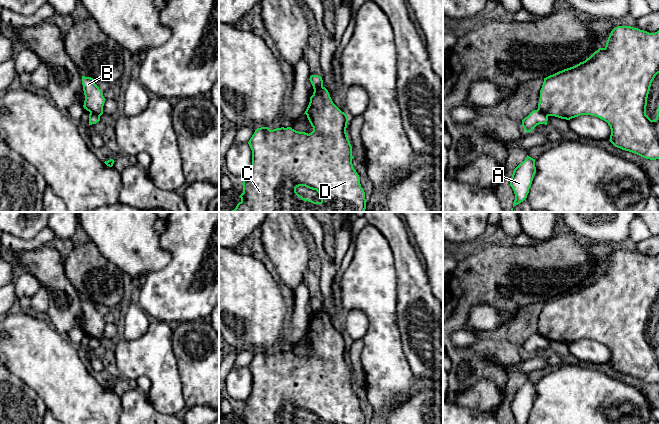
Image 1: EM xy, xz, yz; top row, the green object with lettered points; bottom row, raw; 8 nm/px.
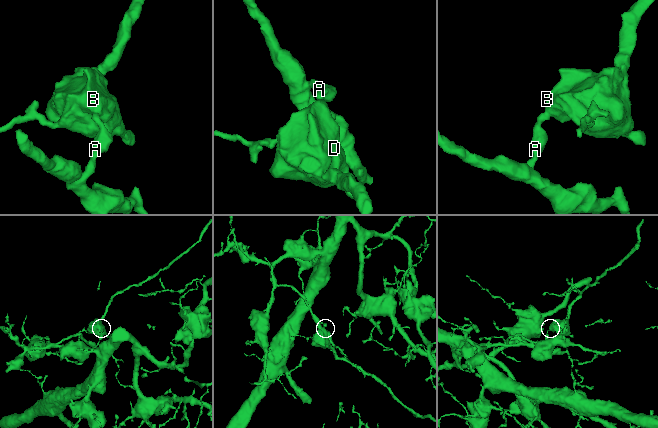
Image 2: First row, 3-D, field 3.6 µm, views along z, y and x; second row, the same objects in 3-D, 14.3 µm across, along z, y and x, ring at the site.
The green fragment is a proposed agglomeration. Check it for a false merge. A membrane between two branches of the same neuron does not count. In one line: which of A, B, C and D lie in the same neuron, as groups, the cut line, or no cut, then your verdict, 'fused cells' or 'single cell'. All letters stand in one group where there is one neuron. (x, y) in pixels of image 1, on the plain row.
A / B C D | yz (537, 333), (547, 340) | fused cells

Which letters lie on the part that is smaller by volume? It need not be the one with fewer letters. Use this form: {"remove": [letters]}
{"remove": ["B", "C", "D"]}

